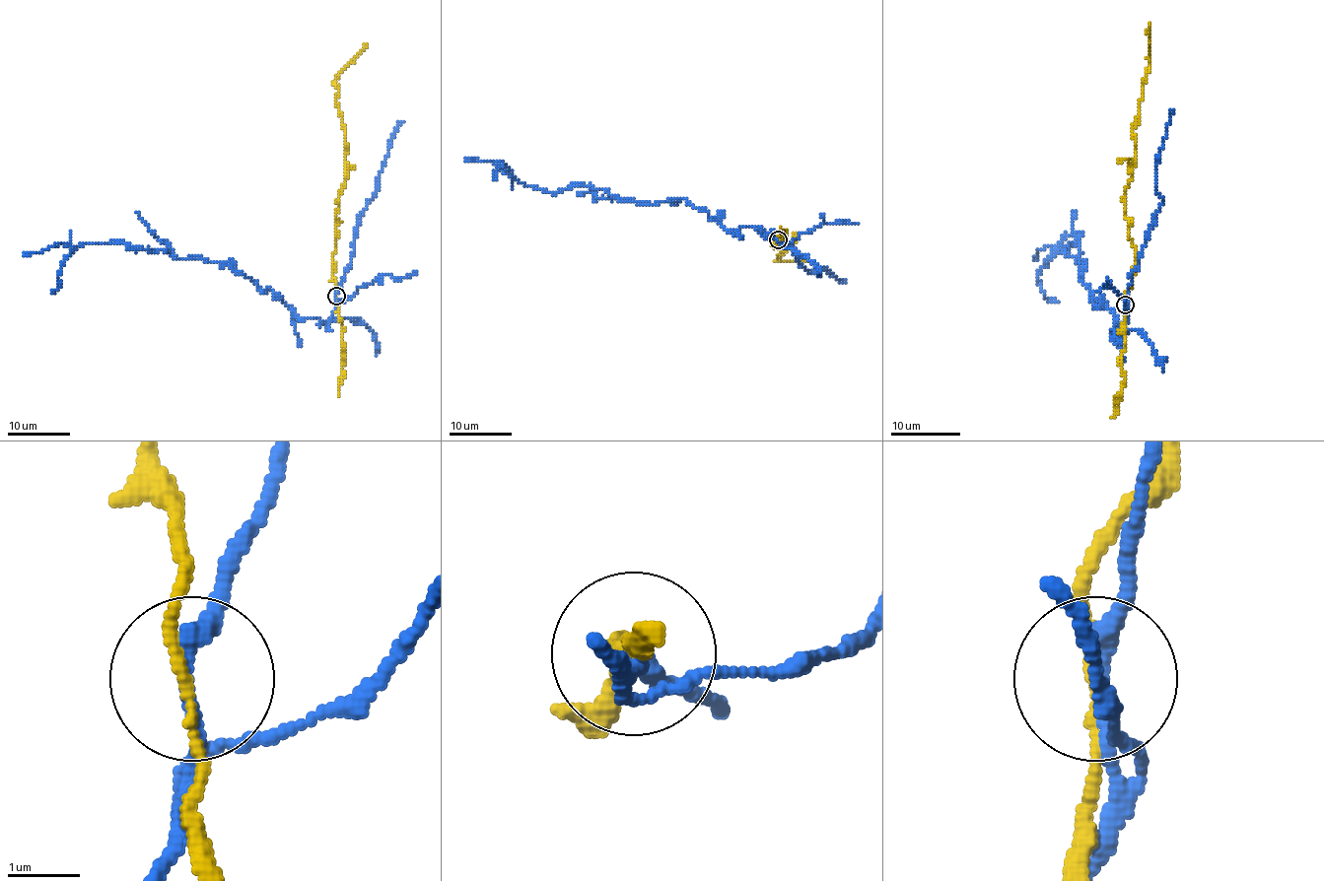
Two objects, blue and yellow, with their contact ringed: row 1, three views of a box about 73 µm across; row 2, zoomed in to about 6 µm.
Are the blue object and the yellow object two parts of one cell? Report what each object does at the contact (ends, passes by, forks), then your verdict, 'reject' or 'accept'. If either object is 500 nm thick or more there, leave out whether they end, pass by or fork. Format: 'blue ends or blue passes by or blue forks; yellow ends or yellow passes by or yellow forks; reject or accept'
blue passes by; yellow passes by; reject

